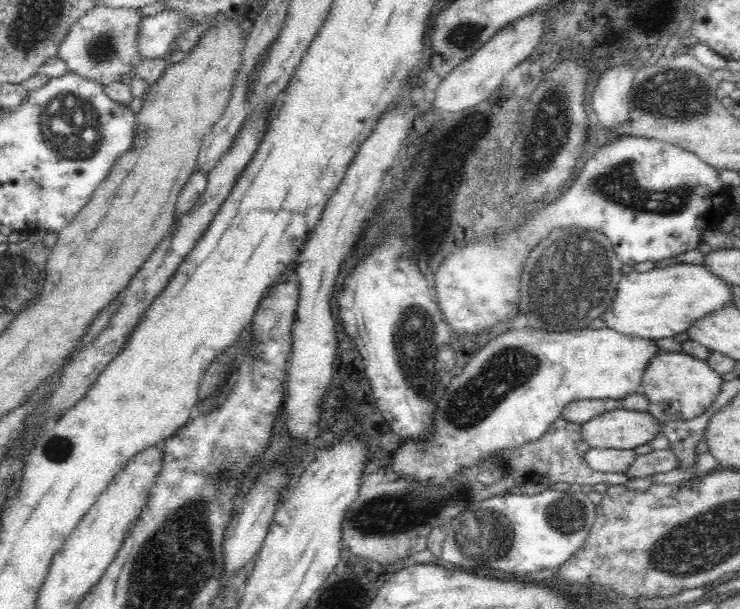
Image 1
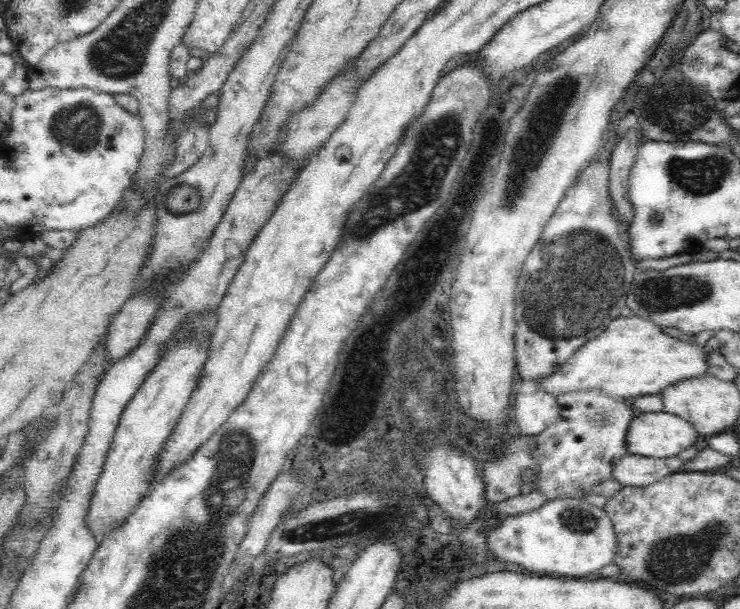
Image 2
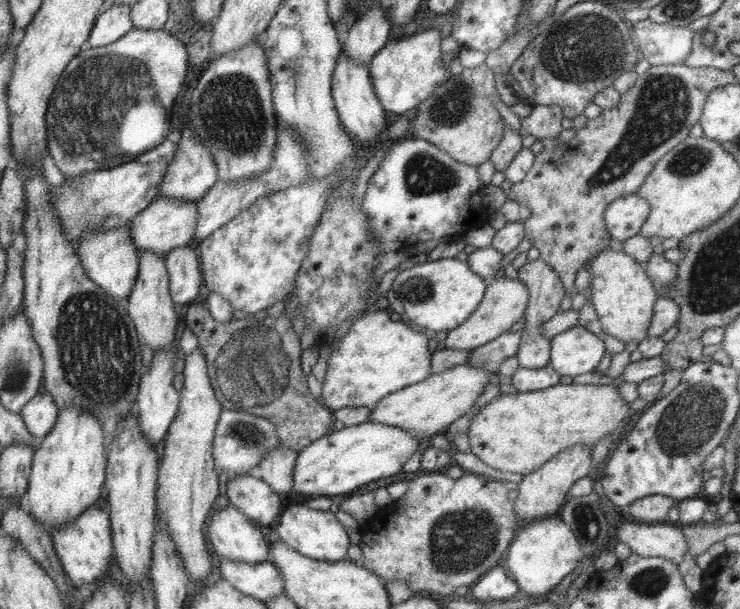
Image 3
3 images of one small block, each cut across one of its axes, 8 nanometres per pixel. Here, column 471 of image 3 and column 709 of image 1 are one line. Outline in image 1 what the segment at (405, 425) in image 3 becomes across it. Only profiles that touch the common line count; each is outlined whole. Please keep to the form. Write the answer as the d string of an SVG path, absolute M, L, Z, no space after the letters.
M660 349L651 356L642 373L640 391L649 402L647 413L655 418L656 422L665 423L700 415L716 398L722 381L720 374L714 372L706 360L697 359L683 351Z

